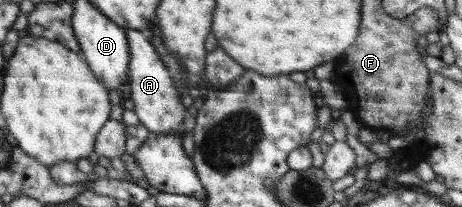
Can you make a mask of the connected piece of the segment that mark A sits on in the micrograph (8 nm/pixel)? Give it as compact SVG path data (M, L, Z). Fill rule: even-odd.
M135 29L126 30L130 45L130 64L129 64L129 89L125 96L130 97L135 104L133 111L137 114L140 123L142 123L149 132L156 134L167 134L169 132L181 132L185 135L185 127L181 127L183 121L183 111L185 106L179 103L177 99L177 89L171 79L171 75L165 69L165 63L161 63L159 55L155 53L153 45L143 37L141 31Z

